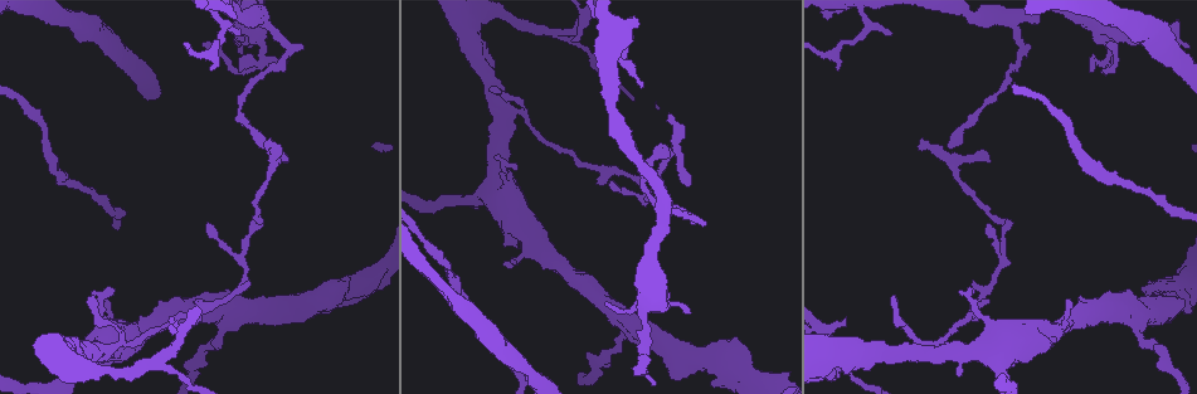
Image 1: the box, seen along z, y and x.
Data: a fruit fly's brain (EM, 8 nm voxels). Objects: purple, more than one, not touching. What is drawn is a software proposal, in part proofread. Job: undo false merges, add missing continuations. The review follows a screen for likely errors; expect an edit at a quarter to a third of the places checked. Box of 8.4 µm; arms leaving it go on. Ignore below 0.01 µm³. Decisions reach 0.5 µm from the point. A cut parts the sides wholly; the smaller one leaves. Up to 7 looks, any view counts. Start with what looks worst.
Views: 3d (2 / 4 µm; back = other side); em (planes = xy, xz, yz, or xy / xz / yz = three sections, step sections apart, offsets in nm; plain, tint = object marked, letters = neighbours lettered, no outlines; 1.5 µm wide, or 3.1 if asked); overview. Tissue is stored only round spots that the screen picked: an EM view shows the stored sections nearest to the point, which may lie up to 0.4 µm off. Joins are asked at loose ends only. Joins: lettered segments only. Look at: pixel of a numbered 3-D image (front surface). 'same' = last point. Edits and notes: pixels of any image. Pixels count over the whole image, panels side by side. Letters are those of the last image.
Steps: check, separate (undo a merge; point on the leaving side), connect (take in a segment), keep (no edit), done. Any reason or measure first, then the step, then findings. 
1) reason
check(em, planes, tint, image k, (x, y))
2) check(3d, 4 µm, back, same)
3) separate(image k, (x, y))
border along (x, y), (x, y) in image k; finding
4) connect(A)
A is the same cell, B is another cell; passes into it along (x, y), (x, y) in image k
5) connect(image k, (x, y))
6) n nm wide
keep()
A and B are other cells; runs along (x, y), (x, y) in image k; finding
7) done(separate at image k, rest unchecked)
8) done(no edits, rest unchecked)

check(3d, 2 µm, image 1, (574, 41))

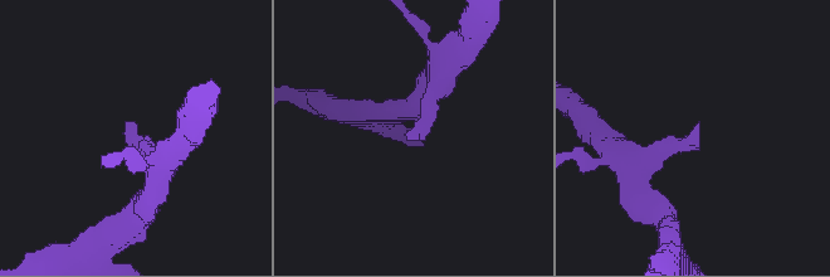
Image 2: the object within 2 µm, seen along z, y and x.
check(em, xy, step 4, plain, image 2, (694, 126))

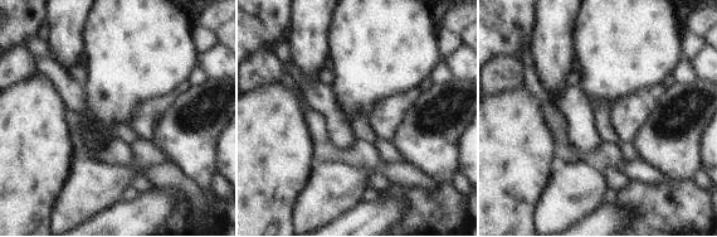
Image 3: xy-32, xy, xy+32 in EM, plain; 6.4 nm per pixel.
what lies round it
check(em, xy, step 4, letters, same)

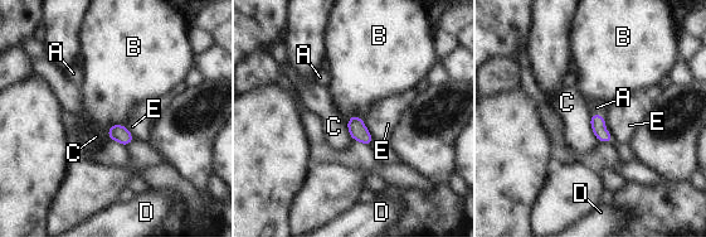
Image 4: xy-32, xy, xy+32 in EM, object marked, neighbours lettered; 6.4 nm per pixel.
connect(A)
A is the same cell, B, C, D and E are other cells; passes into it along (597, 121), (598, 115), (597, 107) in image 4; it goes on there

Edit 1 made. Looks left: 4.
tapers out
check(em, planes, letters, image 1, (267, 150))

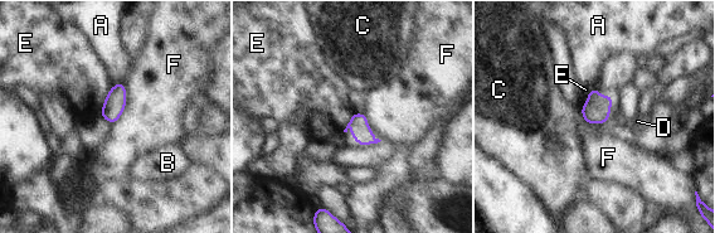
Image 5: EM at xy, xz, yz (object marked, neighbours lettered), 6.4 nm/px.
keep()
A, B, C, D, E and F are other cells; border along (126, 96), (122, 113), (111, 125) in image 5; no lettered segment goes on from it

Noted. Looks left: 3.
free end
check(3d, 2 µm, back, image 1, (1112, 59))

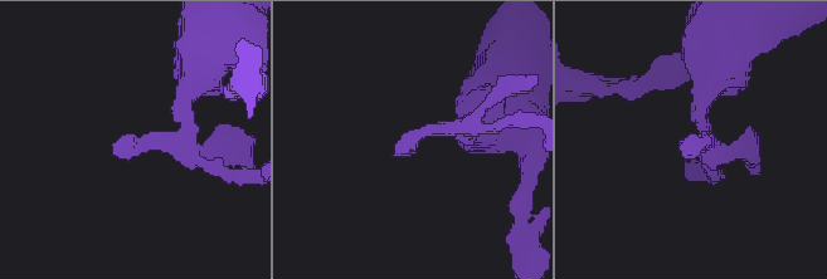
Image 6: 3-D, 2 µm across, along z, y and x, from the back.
shape alone is not enough
check(em, xy, step 8, letters, image 6, (116, 141))

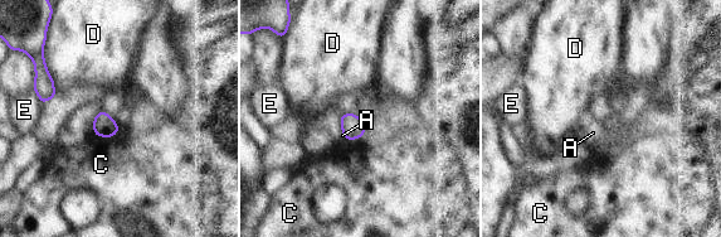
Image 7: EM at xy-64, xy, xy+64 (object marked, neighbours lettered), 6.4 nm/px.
another direction
check(em, planes, letters, same)

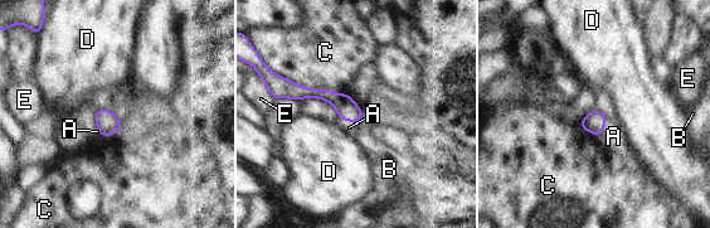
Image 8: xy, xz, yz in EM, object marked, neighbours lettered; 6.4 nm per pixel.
connect(A)
A is the same cell, B, C, D and E are other cells; the neuron continues

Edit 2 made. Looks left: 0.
done(connect at image 4, connect at image 8, rest unchecked)

